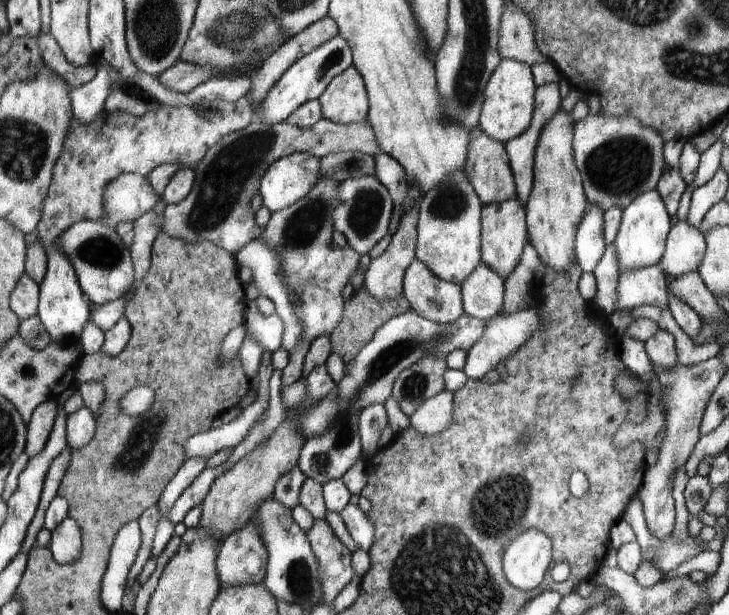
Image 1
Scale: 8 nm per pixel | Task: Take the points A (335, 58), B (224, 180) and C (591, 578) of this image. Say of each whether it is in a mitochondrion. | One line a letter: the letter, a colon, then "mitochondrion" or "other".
A: mitochondrion
B: mitochondrion
C: other

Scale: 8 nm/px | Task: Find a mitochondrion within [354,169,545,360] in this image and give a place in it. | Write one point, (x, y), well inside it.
(450, 201)

